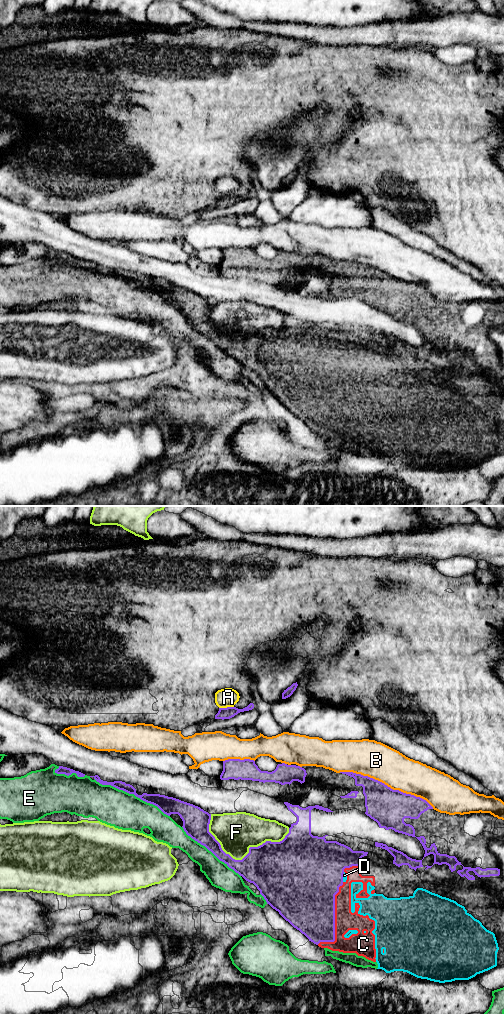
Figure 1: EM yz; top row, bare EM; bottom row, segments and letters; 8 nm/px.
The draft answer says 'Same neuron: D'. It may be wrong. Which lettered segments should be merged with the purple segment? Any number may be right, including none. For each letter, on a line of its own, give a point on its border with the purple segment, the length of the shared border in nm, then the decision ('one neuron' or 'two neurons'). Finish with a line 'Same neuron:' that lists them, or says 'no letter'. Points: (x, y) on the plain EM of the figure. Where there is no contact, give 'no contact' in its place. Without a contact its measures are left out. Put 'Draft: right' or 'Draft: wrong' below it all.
A: yz (227, 195) | 120 nm | two neurons
B: yz (386, 273) | 800 nm | two neurons
C: yz (334, 408) | 550 nm | two neurons
D: yz (342, 365) | 80 nm | one neuron
E: yz (132, 281) | 700 nm | two neurons
F: yz (248, 341) | 650 nm | two neurons
Same neuron: D
Draft: right

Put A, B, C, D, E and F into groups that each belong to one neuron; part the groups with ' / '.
A / B / C E / D / F

